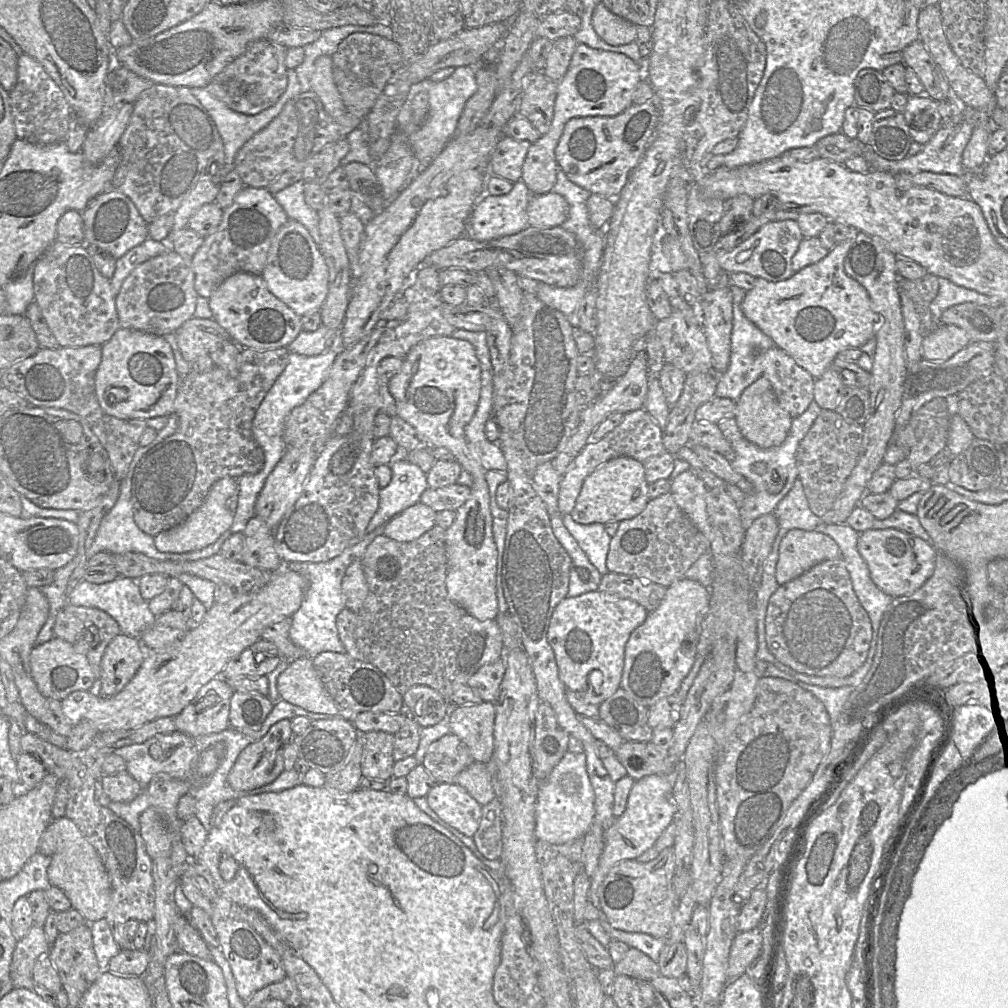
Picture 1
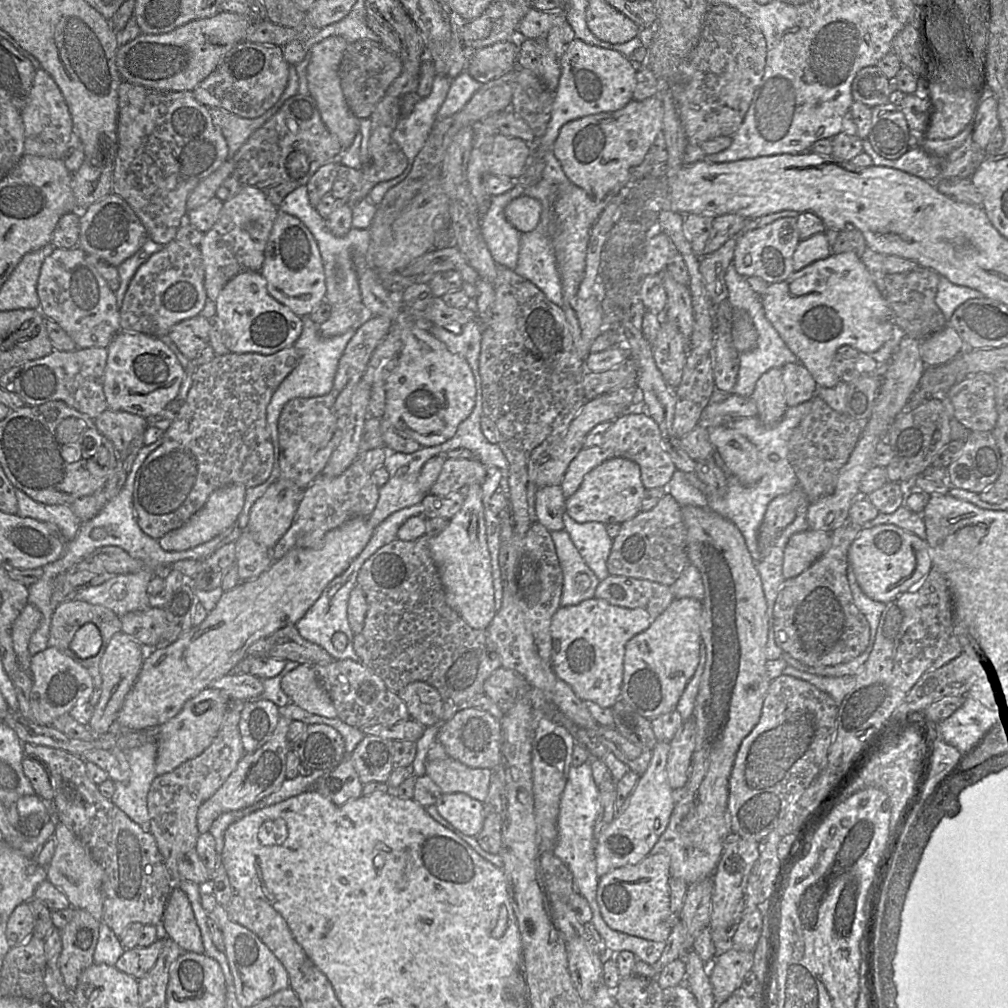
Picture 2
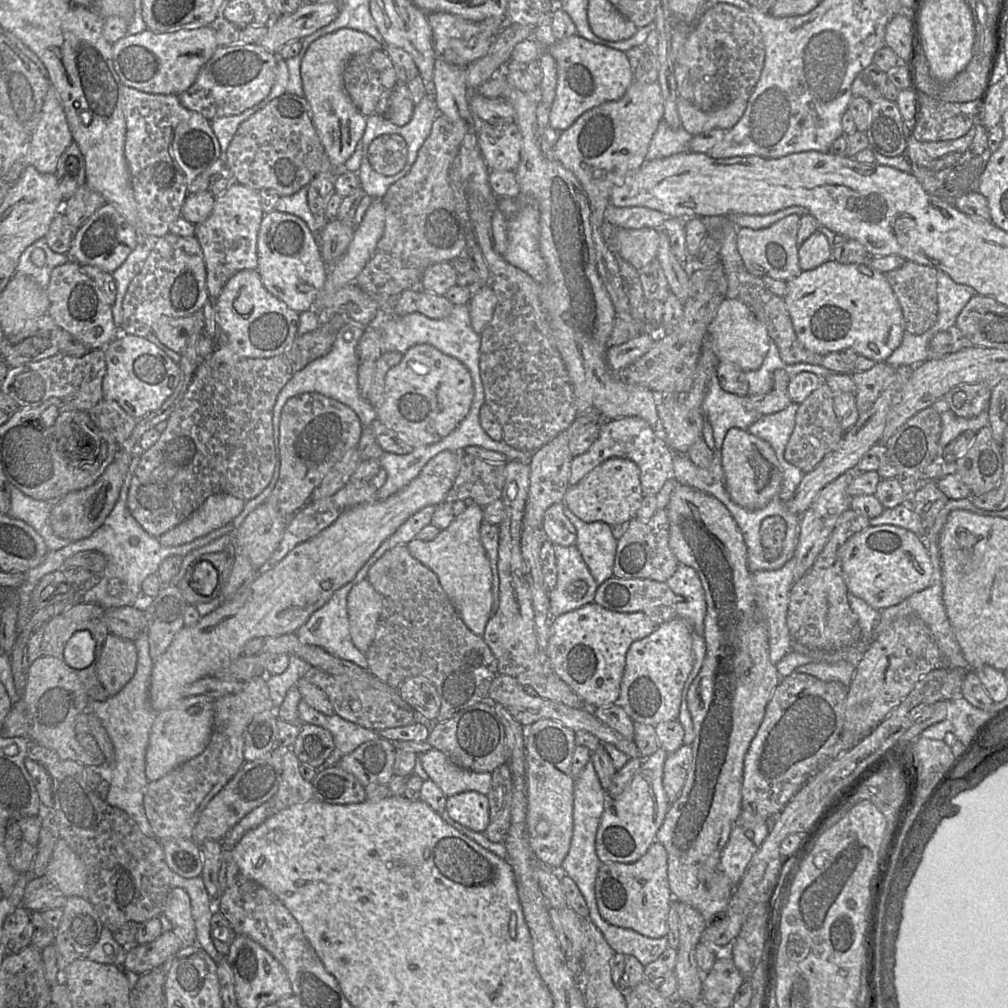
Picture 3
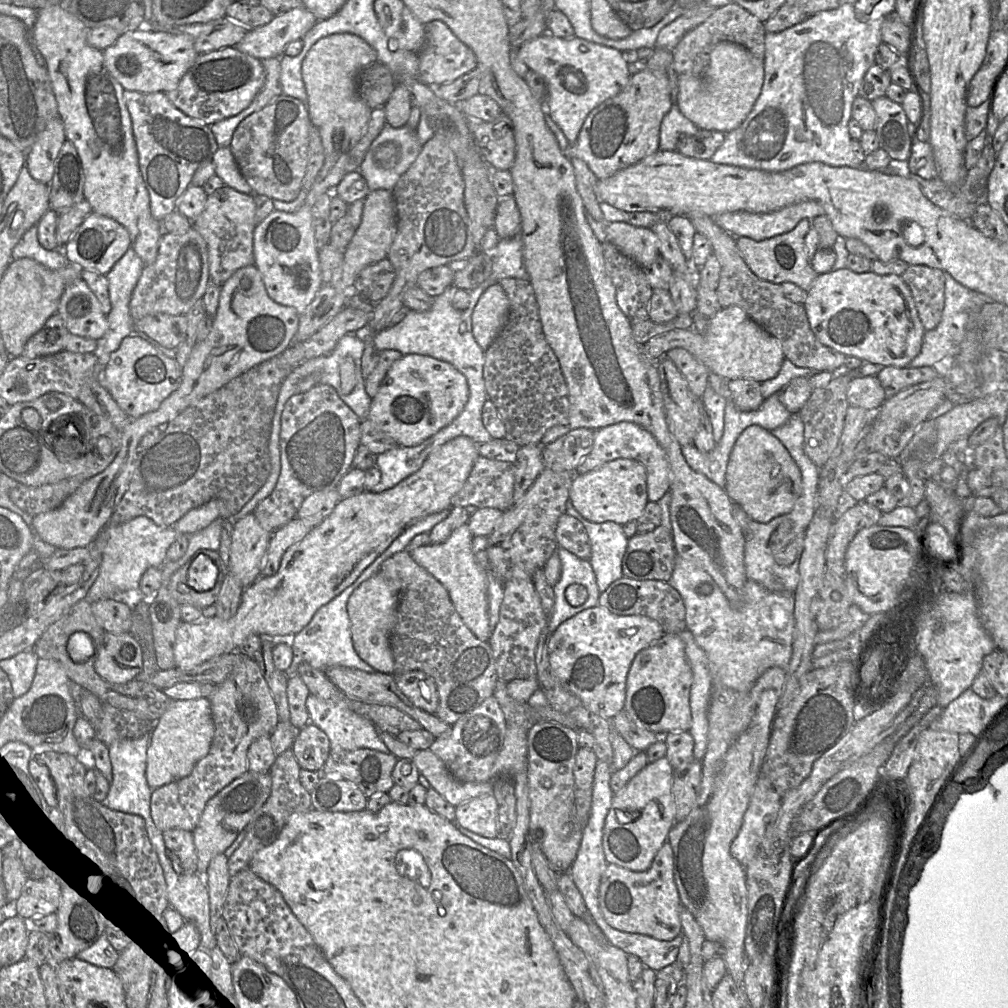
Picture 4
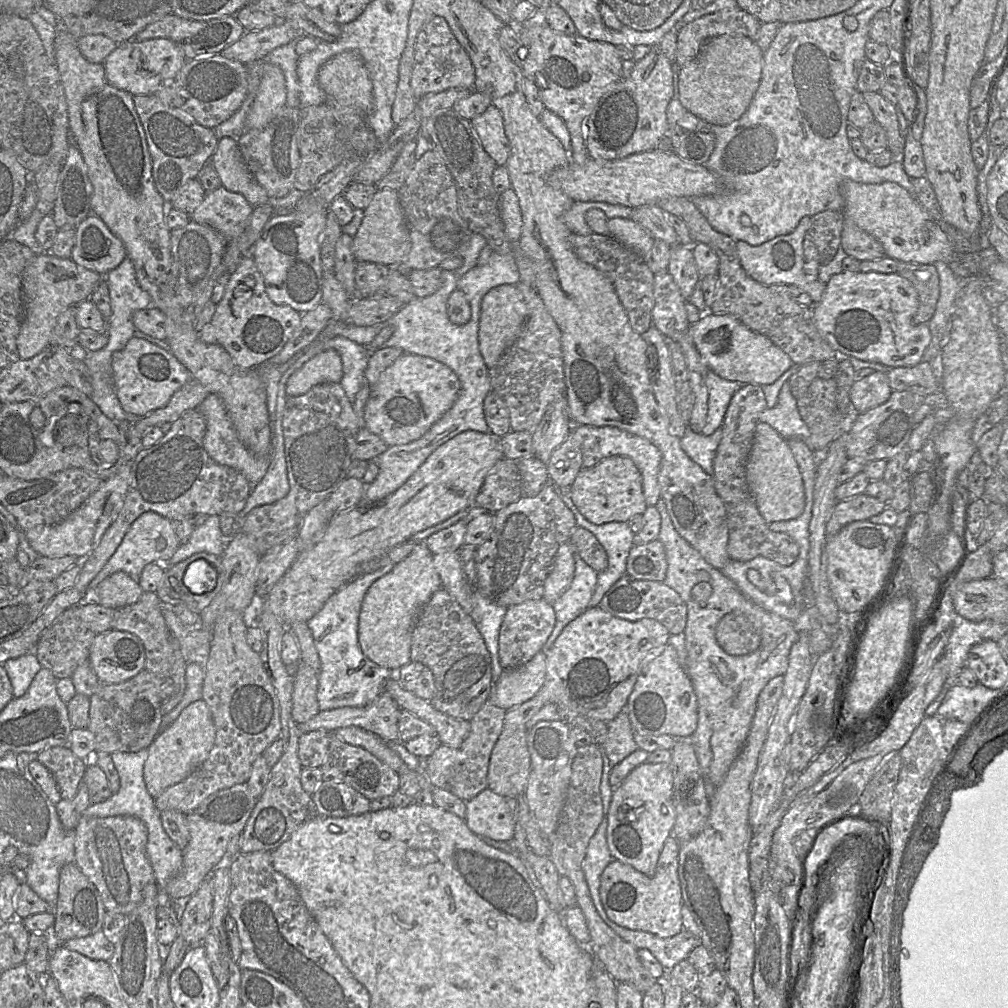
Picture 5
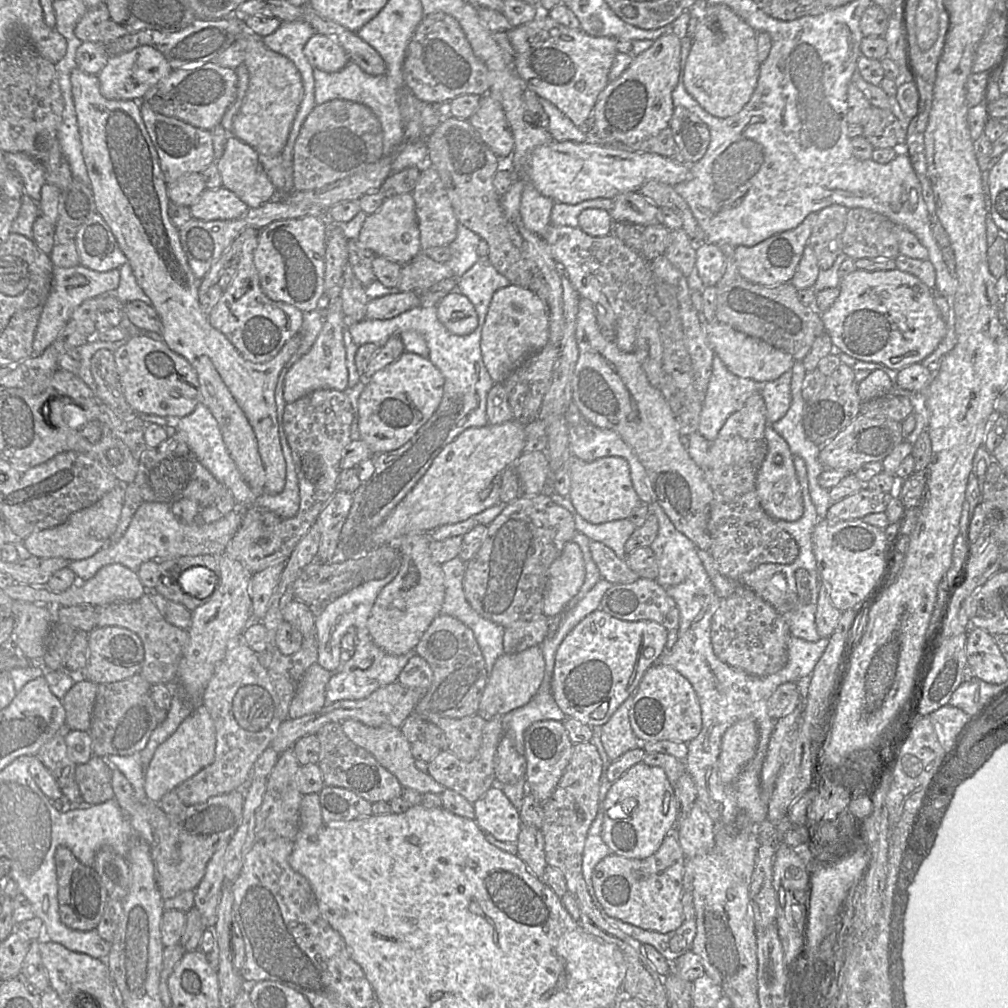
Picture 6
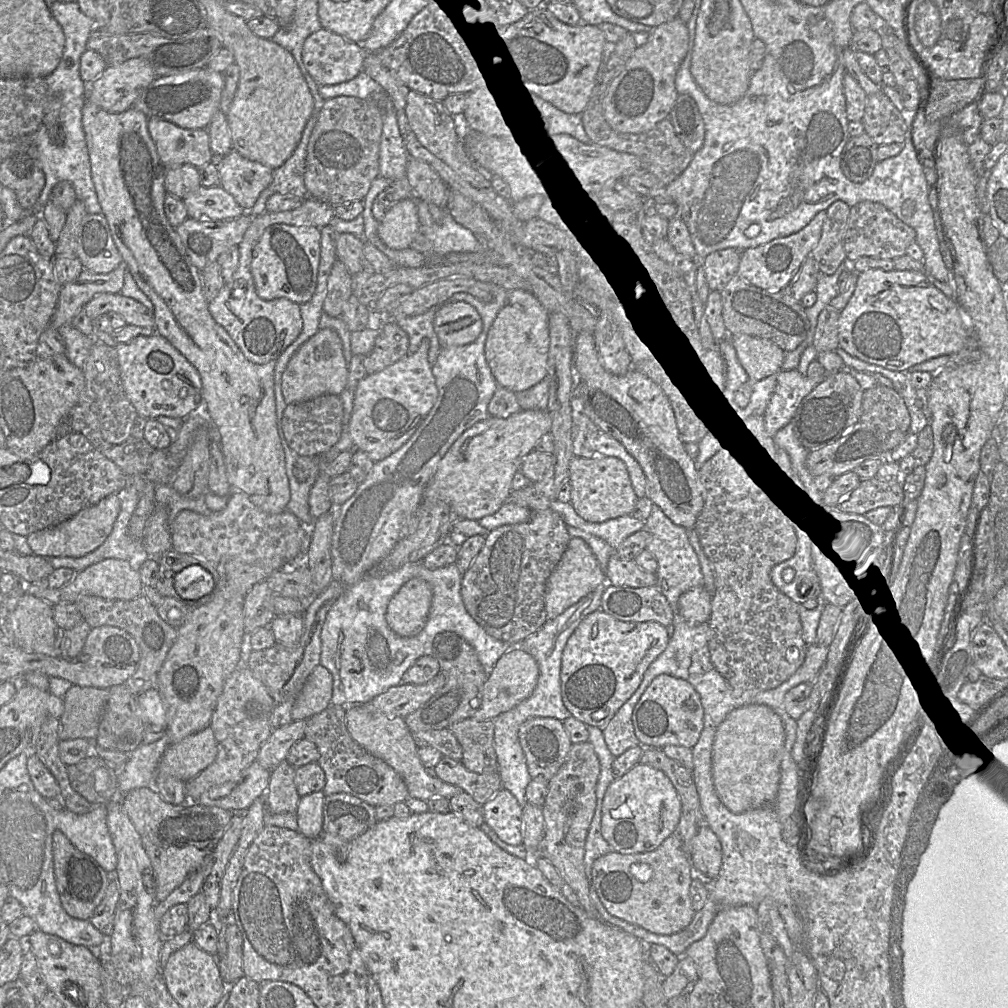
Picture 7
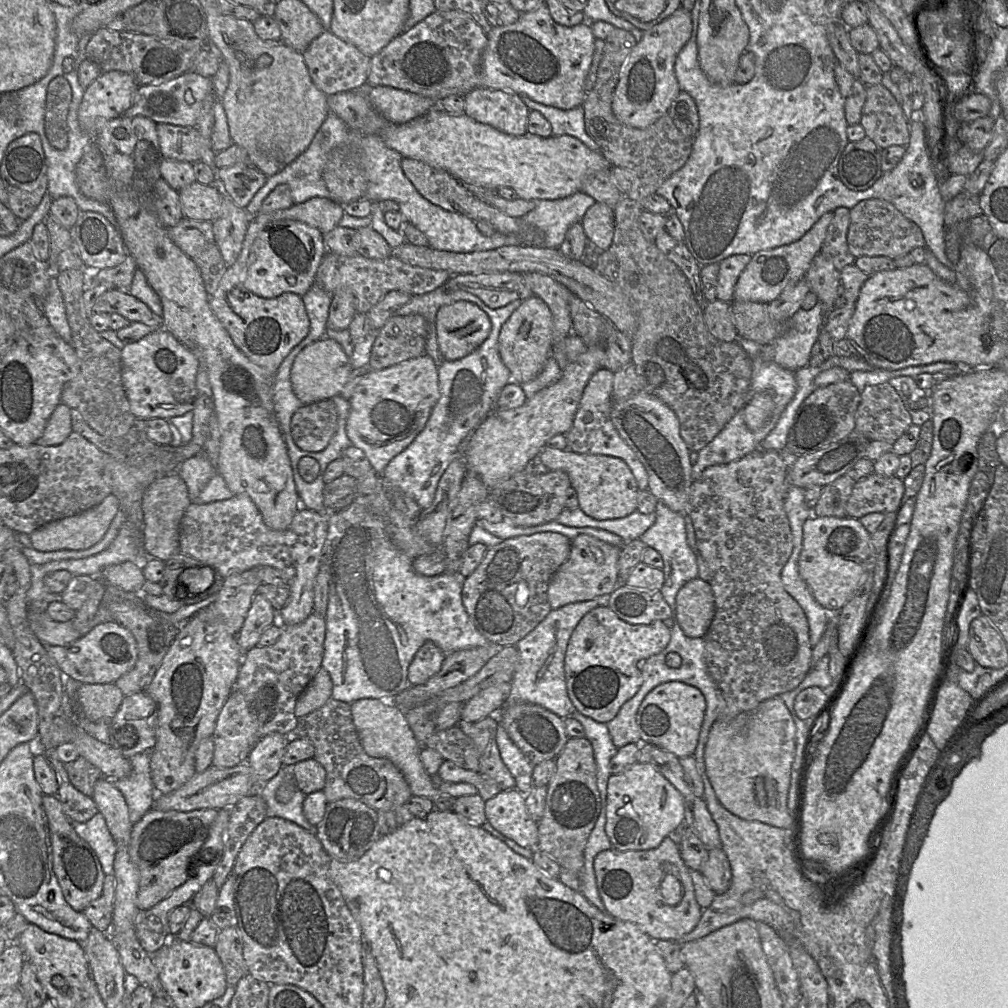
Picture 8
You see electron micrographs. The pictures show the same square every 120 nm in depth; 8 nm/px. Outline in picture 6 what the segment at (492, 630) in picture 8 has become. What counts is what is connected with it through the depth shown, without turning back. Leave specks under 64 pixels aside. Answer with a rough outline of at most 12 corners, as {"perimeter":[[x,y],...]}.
{"perimeter":[[548,495],[488,525],[463,588],[504,628],[542,614],[548,569],[575,533]]}

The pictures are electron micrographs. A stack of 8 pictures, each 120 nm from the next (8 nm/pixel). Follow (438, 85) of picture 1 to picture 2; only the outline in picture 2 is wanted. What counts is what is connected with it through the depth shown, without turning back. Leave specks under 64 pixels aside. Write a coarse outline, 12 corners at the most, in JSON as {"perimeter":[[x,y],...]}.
{"perimeter":[[463,70],[451,80],[436,120],[460,111],[481,83]]}

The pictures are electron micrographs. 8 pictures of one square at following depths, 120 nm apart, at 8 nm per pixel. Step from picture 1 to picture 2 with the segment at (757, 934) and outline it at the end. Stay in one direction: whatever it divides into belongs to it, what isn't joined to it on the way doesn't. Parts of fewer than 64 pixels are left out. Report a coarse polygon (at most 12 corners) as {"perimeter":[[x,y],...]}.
{"perimeter":[[728,946],[707,964],[716,1003],[740,988],[753,952]]}

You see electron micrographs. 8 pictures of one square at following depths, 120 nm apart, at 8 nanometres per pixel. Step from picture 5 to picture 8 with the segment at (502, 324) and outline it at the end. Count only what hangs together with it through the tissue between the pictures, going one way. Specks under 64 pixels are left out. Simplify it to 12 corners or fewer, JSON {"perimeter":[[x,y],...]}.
{"perimeter":[[530,296],[502,325],[511,381],[533,380],[551,354],[548,305]]}

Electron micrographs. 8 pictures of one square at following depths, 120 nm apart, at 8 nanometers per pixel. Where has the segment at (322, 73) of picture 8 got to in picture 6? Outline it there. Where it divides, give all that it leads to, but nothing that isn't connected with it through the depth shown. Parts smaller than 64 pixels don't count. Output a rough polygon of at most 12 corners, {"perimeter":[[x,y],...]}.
{"perimeter":[[319,33],[303,53],[314,69],[342,70],[349,55],[336,40]]}

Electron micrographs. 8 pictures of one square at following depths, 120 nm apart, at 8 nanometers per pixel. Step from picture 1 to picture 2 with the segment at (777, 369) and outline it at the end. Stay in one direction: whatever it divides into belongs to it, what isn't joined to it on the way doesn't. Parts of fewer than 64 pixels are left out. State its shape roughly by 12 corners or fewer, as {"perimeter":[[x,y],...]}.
{"perimeter":[[800,362],[781,370],[787,407],[810,401],[817,383]]}

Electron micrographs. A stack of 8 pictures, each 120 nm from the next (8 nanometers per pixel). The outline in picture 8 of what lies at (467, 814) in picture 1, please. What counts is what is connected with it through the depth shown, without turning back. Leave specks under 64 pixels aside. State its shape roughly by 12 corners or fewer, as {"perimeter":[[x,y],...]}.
{"perimeter":[[501,790],[485,802],[487,821],[536,849],[538,822],[526,796]]}

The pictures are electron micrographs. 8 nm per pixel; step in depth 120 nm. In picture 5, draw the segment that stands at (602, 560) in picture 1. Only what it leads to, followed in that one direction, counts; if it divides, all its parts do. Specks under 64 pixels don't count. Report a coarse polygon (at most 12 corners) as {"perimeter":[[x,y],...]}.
{"perimeter":[[556,486],[577,525],[590,531],[607,553],[589,607],[626,574],[634,545],[627,522],[591,523],[573,503],[569,488]]}

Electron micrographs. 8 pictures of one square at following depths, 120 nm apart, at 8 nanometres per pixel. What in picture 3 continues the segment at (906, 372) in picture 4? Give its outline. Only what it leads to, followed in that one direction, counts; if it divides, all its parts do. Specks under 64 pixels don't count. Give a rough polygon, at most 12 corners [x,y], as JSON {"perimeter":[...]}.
{"perimeter":[[880,362],[853,373],[859,414],[872,407],[893,379],[891,365]]}

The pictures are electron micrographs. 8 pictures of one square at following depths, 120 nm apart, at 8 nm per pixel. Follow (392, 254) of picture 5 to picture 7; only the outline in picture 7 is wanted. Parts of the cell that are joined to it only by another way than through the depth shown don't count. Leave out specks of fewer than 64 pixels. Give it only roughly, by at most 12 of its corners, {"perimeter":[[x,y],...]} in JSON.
{"perimeter":[[410,196],[386,210],[378,235],[387,247],[411,247],[420,232]]}

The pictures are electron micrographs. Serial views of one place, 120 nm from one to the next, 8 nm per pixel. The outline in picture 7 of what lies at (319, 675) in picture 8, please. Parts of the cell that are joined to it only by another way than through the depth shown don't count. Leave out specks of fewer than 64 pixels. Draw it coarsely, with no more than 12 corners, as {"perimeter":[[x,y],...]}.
{"perimeter":[[321,664],[292,707],[293,721],[330,706],[333,677]]}

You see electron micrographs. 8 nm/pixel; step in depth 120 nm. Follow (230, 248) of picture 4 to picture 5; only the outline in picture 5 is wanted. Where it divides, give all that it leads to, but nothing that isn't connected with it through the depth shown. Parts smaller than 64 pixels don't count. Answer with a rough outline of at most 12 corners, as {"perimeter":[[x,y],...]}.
{"perimeter":[[220,186],[191,219],[216,230],[227,246],[243,233],[253,206]]}

